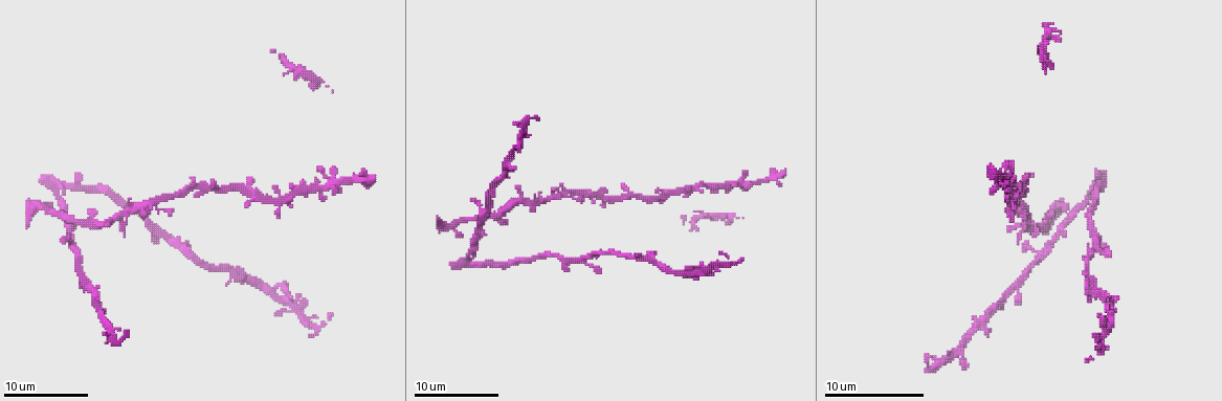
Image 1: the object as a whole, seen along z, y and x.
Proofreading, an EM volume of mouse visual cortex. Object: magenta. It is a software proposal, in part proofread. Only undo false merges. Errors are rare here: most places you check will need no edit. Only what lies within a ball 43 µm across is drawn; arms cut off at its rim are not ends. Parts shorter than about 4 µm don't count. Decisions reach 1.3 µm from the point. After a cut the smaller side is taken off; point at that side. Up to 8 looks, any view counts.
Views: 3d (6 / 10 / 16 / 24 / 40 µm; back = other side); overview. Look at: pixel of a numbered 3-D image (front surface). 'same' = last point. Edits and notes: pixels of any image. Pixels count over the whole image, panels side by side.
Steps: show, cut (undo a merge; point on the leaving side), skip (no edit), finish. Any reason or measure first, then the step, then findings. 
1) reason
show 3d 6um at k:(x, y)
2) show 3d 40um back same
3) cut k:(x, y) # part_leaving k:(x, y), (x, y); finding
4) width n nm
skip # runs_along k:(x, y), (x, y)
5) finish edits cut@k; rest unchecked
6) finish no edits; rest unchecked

thick turns thin
show 3d 10um at 1:(519, 261)

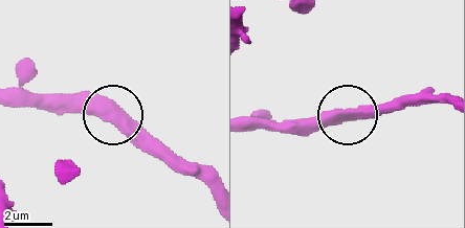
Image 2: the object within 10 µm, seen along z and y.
show 3d 10um back at 2:(116, 109)

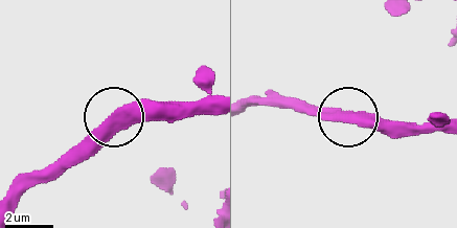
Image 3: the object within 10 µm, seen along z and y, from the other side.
width 470 nm
skip # one neuron here

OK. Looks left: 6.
three arms meet
show 3d 10um at 1:(198, 185)

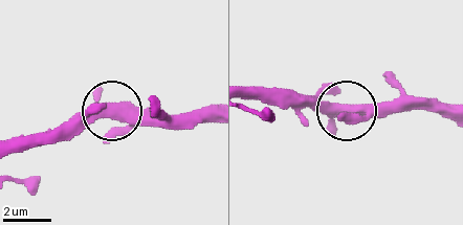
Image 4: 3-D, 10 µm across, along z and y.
show 3d 10um back at 4:(107, 111)

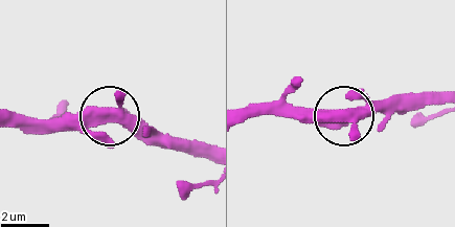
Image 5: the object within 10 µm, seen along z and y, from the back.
width 420 nm
skip # runs_along 5:(439, 99), (362, 105), (338, 117), (279, 117); one neuron here

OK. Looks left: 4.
four or more arms meet
show 3d 10um at 1:(1008, 175)

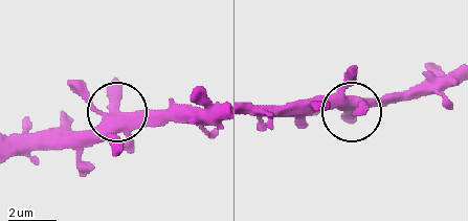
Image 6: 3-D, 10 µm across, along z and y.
side_arm 5 um; arms 4
skip # continuous, no second neuron

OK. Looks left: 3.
thick turns thin
show 3d 6um at 1:(291, 194)

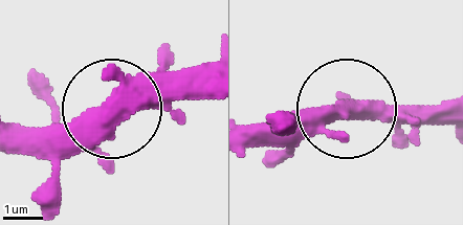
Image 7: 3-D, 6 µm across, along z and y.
skip # all the same neuron

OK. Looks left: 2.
finish no edits; rest unchecked

